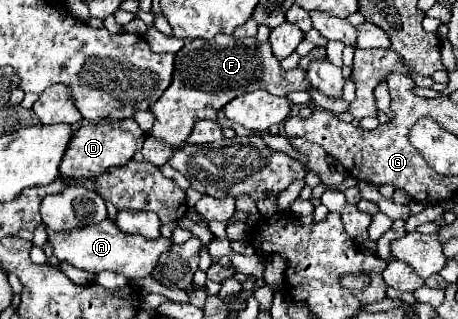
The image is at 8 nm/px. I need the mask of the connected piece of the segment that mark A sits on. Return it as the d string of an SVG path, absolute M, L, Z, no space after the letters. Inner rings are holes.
M110 219L98 223L96 227L84 227L80 231L72 231L66 235L58 235L54 231L52 233L48 231L48 235L54 245L54 255L60 261L68 261L70 265L90 271L90 273L114 271L114 273L124 275L126 279L152 275L152 271L158 265L158 257L172 247L172 239L160 237L156 241L146 241L146 239L140 239L140 235L128 235L120 231Z

